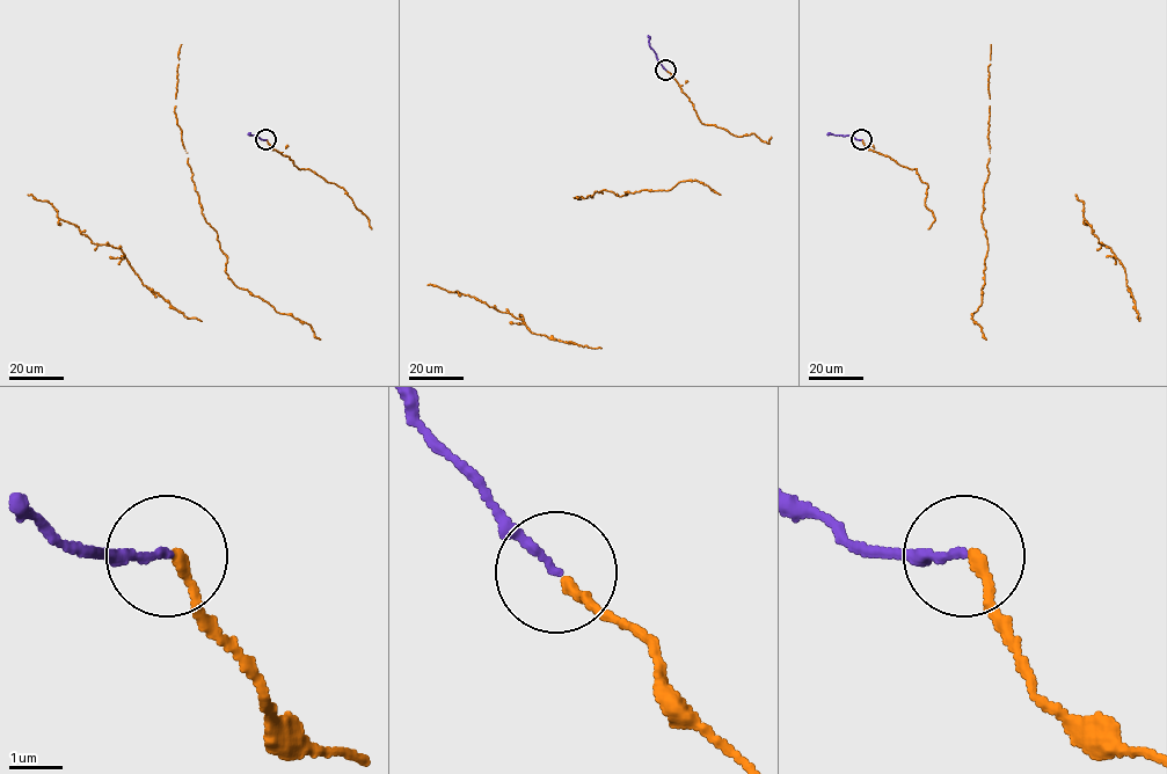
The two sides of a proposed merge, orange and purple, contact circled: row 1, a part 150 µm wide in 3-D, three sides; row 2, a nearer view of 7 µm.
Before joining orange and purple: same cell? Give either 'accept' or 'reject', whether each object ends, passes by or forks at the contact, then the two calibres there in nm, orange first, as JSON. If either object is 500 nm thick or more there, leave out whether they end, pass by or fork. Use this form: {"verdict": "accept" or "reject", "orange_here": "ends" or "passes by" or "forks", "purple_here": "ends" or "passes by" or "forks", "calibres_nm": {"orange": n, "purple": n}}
{"verdict": "accept", "orange_here": "ends", "purple_here": "ends", "calibres_nm": {"orange": 200, "purple": 140}}

